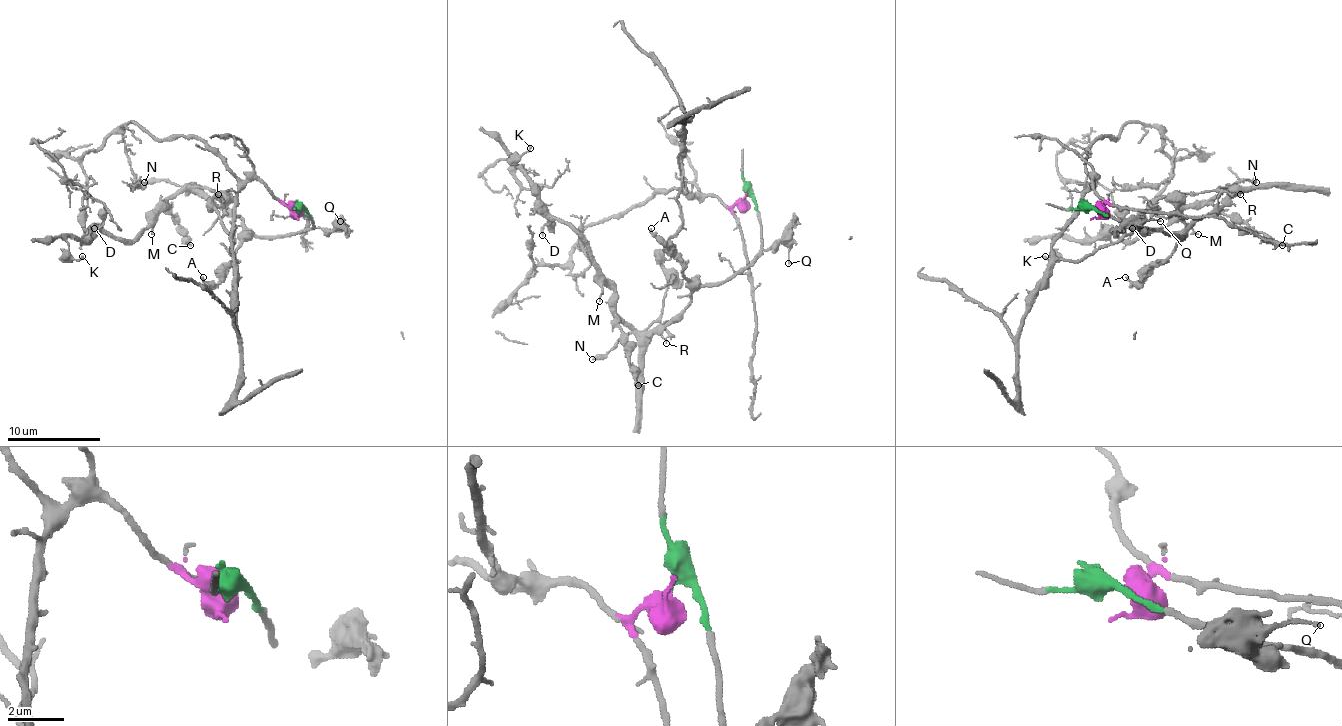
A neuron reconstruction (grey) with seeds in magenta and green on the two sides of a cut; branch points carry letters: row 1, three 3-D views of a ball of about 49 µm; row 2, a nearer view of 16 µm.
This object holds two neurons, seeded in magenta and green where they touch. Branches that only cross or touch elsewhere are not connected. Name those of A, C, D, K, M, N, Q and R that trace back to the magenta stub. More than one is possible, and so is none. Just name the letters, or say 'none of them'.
none of them

